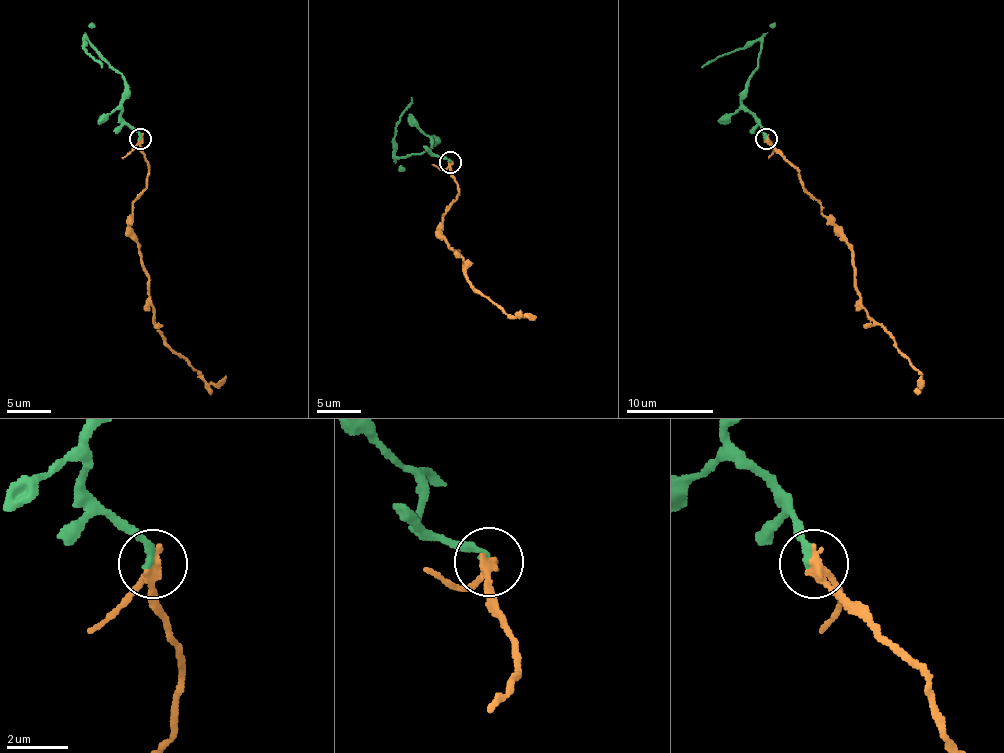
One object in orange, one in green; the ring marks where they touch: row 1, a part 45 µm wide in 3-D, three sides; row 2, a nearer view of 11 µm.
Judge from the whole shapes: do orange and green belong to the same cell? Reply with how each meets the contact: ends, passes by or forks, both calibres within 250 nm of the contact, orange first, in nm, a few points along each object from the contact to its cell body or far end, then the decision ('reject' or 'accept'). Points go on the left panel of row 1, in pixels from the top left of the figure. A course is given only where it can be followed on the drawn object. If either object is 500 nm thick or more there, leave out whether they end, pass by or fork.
orange passes by; green ends; calibres 240 and 260 nm; course orange (140, 139), (149, 170), (131, 227), (153, 323), (201, 375), (214, 384), (225, 375); course green (140, 137), (120, 117), (125, 84), (122, 76), (85, 41), (85, 51), (103, 67); accept

